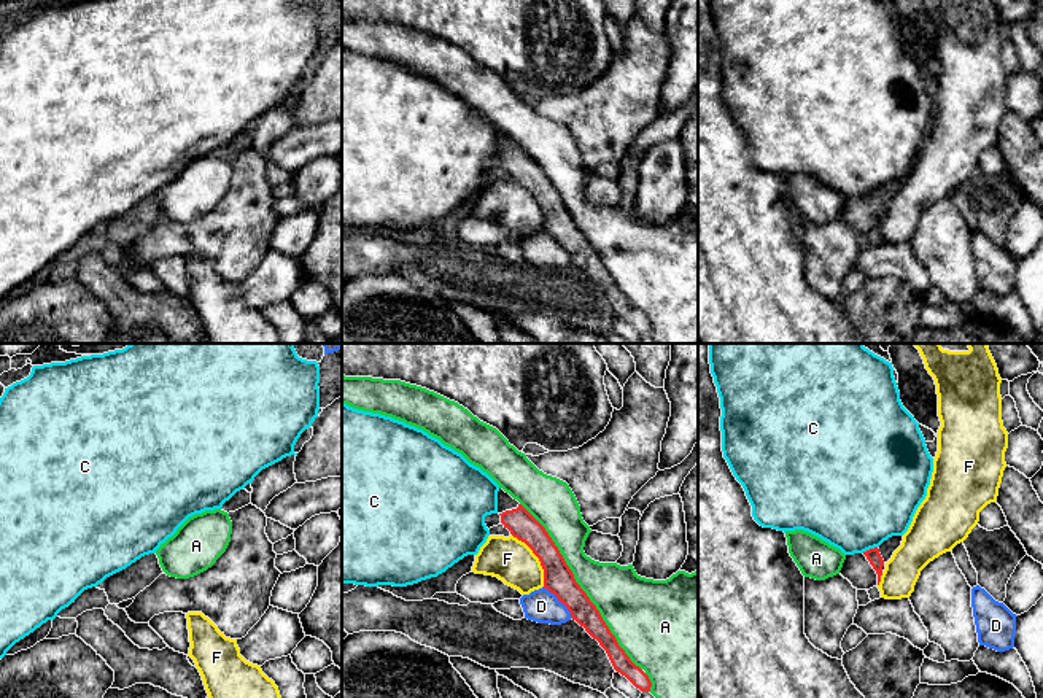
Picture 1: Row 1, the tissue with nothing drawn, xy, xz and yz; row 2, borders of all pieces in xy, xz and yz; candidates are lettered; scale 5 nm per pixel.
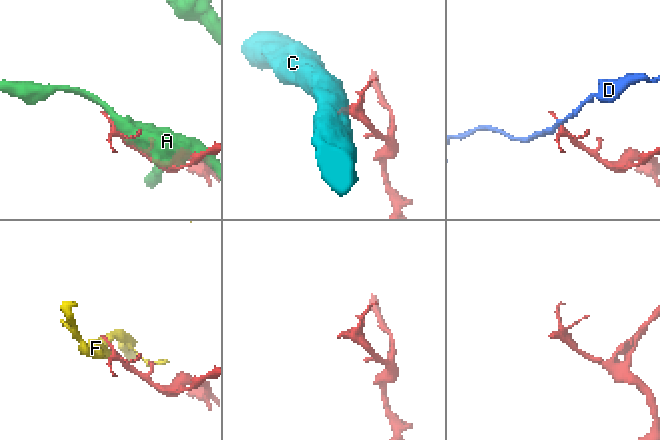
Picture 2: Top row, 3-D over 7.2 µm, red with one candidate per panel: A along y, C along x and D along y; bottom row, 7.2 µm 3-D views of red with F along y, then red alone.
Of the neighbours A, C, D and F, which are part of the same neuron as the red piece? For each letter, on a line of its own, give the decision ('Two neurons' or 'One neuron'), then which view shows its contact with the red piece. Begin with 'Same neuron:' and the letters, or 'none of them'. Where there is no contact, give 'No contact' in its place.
Same neuron: none of them
A: Two neurons. Touches red in xz
C: Two neurons. Touches red in yz
D: Two neurons. Touches red in xz
F: Two neurons. Touches red in xz

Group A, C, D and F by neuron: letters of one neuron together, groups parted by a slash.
A / C / D / F

